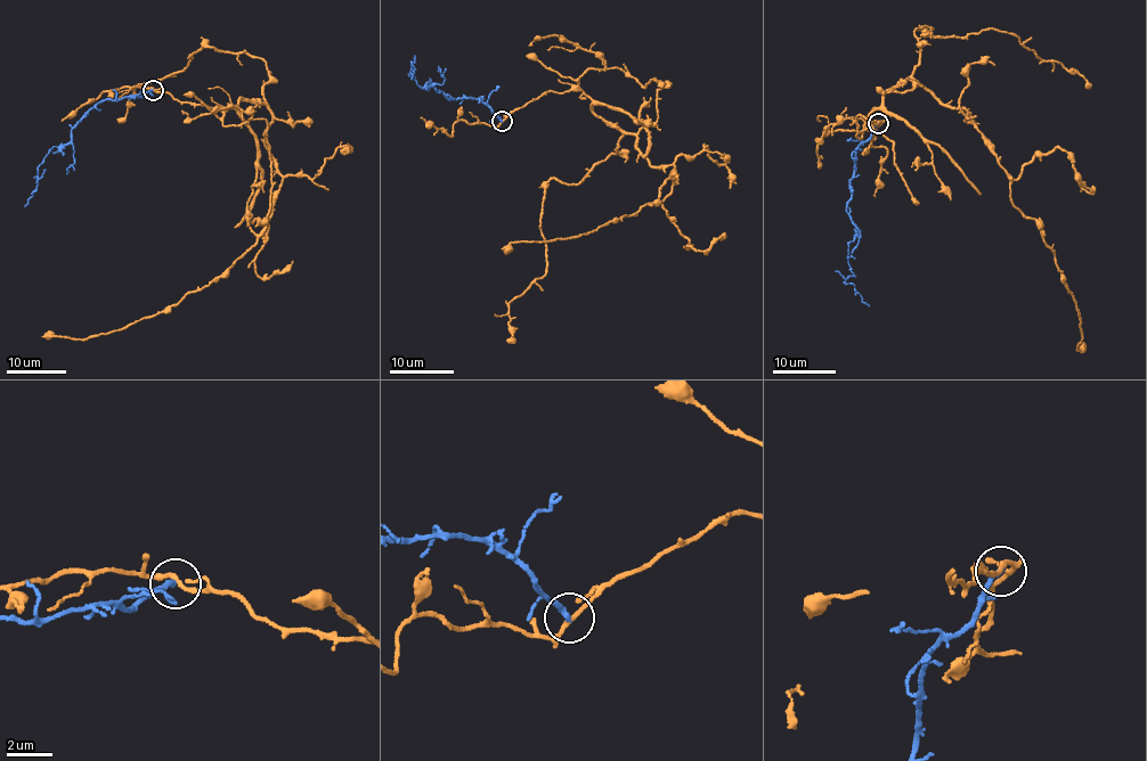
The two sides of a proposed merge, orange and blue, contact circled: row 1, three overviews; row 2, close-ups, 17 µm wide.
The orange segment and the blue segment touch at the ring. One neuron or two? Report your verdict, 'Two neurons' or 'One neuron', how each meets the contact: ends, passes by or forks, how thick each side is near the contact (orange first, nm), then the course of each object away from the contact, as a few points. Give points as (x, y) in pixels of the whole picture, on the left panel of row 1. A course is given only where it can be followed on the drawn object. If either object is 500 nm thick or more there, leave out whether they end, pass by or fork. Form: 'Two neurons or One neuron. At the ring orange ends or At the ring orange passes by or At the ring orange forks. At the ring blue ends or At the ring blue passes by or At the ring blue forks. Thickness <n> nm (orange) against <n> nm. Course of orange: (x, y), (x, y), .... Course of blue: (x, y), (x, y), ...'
Two neurons. At the ring orange passes by. At the ring blue ends. Thickness 180 nm (orange) against 240 nm. Course of orange: (152, 89), (218, 109), (266, 105), (282, 179), (271, 217), (176, 304), (81, 340), (46, 333). Course of blue: (152, 90), (103, 99), (88, 111), (71, 140), (48, 152), (24, 207)

